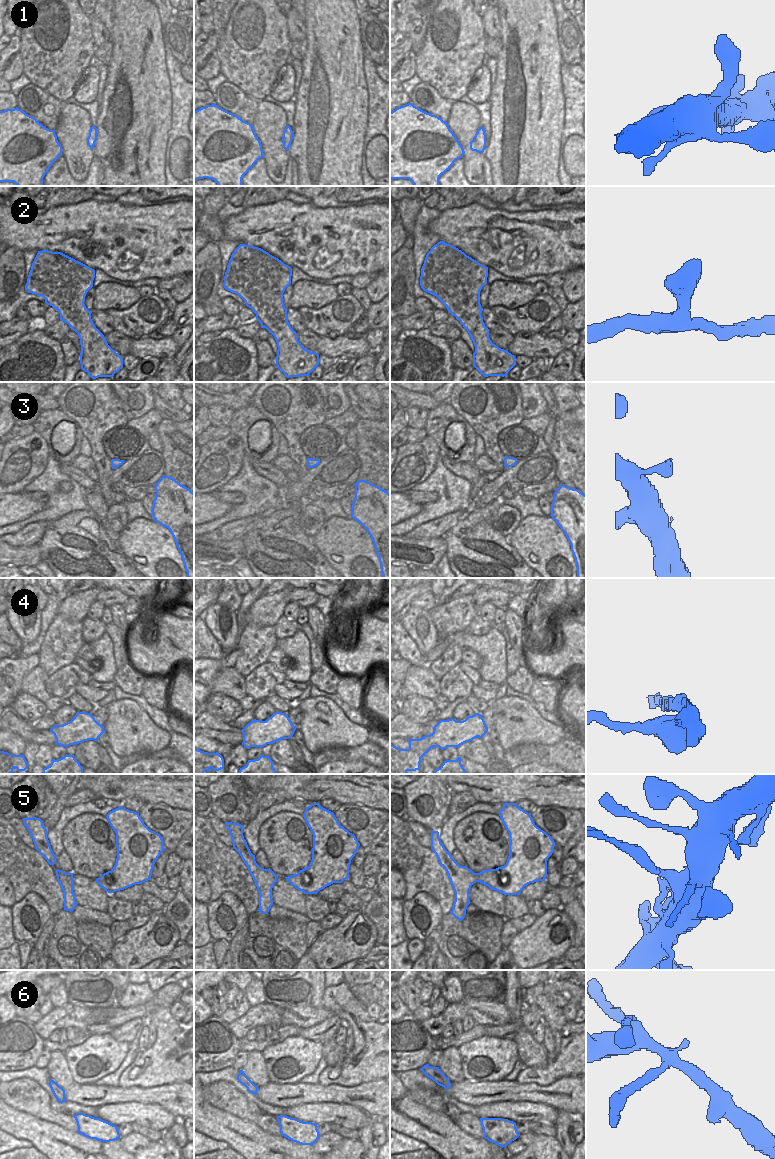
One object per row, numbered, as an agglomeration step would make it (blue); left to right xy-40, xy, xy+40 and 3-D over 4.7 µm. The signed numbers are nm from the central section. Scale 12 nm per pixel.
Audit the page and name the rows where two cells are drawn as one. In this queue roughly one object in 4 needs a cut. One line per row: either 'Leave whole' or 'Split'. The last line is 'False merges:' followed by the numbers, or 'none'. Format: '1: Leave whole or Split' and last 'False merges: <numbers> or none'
1: Leave whole
2: Leave whole
3: Leave whole
4: Split
5: Split
6: Leave whole
False merges: 4, 5

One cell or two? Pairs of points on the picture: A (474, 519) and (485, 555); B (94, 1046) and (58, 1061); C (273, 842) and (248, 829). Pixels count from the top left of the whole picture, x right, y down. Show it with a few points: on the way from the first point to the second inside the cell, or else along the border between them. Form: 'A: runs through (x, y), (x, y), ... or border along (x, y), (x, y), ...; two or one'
A: runs through (474, 530), (472, 549), (474, 551); one
B: border along (64, 1054), (73, 1080); two
C: border along (272, 815), (260, 826), (259, 848); two

